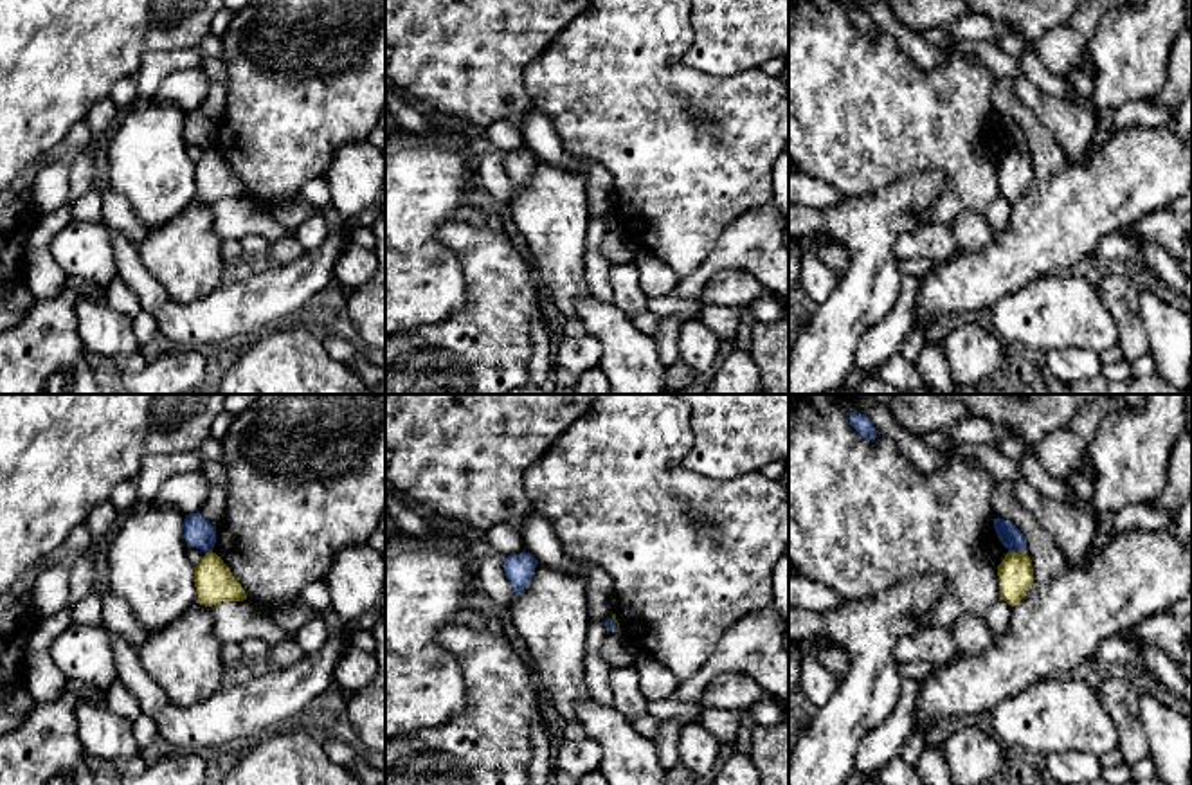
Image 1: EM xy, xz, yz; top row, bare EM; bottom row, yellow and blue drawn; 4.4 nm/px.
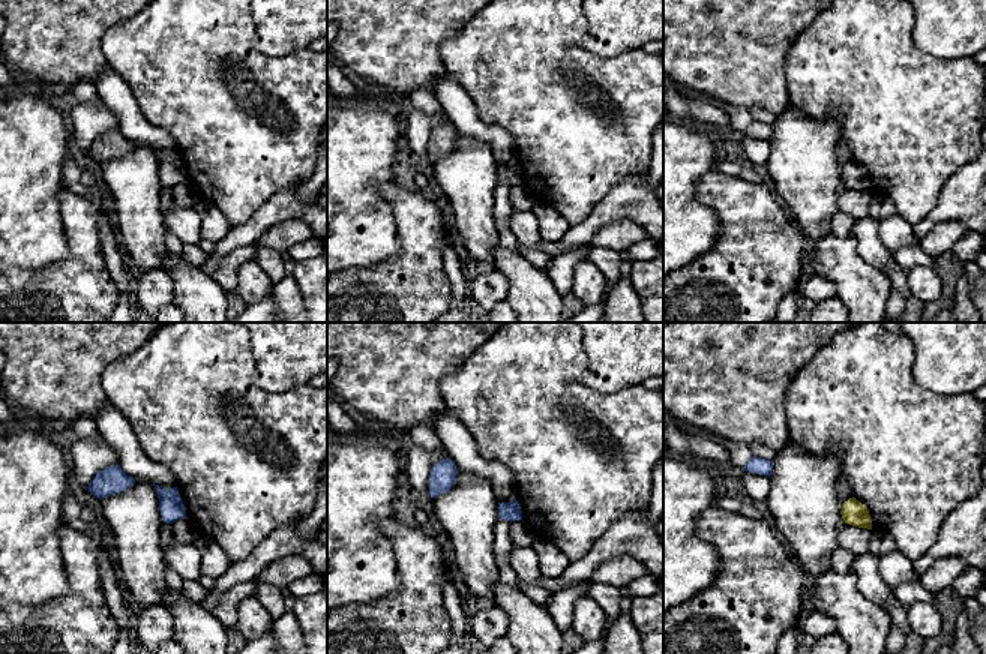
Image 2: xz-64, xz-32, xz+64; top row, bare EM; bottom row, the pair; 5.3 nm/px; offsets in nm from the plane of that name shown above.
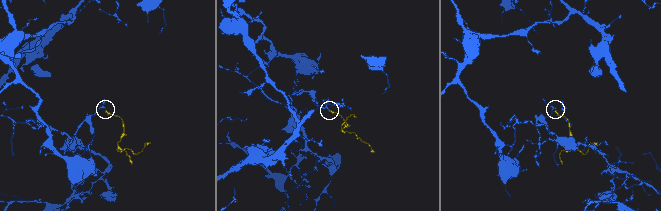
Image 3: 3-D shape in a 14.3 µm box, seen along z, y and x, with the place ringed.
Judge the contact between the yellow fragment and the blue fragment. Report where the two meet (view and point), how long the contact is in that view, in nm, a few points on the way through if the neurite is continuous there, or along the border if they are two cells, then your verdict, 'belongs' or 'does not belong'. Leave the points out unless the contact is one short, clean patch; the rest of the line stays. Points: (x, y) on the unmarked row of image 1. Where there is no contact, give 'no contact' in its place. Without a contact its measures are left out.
meets yellow in yz at (1018, 150); contact 80 nm long; border along yz (1009, 146), (1025, 150); does not belong

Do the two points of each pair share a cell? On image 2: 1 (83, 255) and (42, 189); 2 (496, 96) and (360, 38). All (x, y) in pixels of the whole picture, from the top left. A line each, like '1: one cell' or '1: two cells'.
1: two cells
2: two cells

